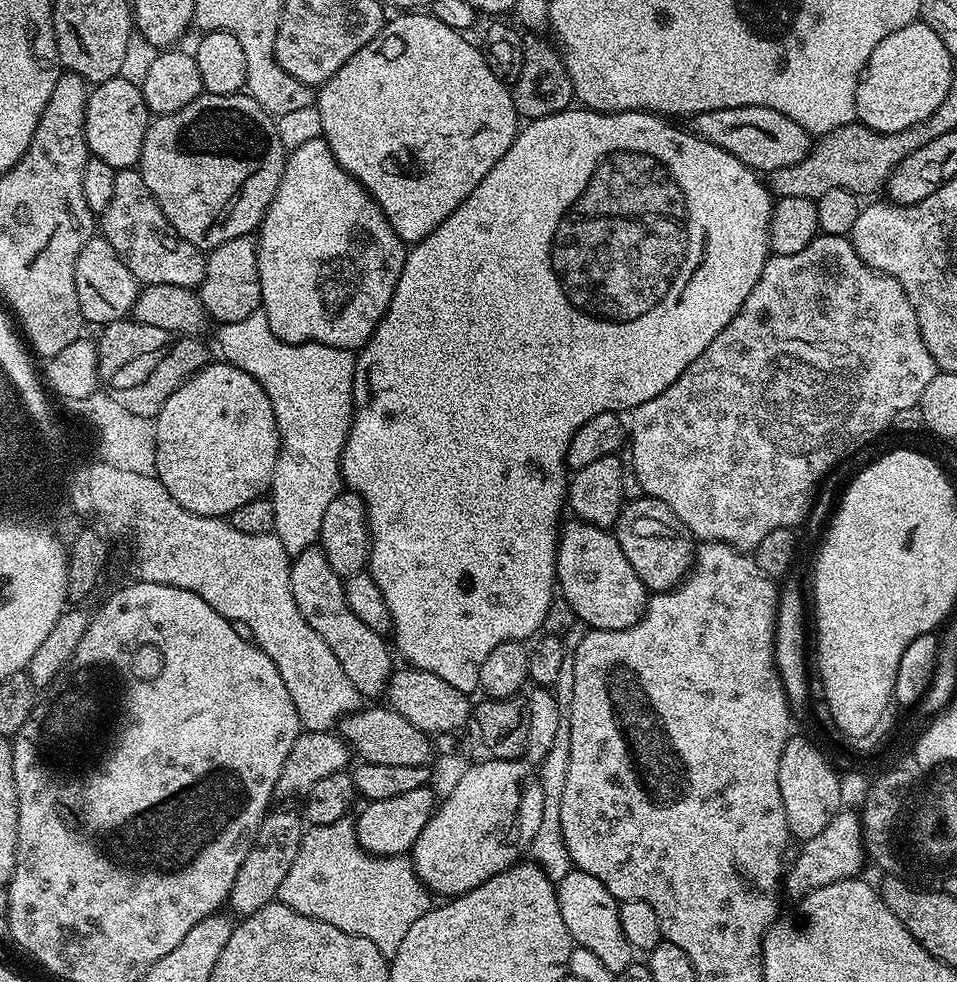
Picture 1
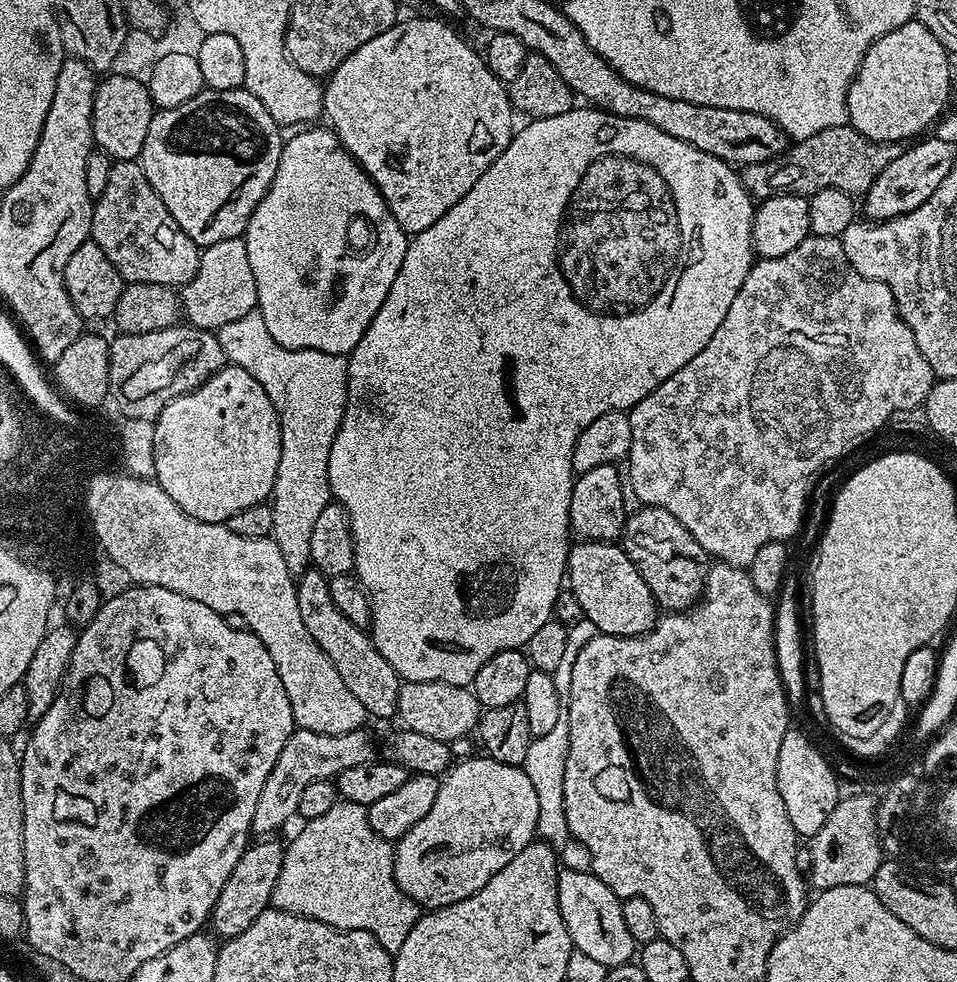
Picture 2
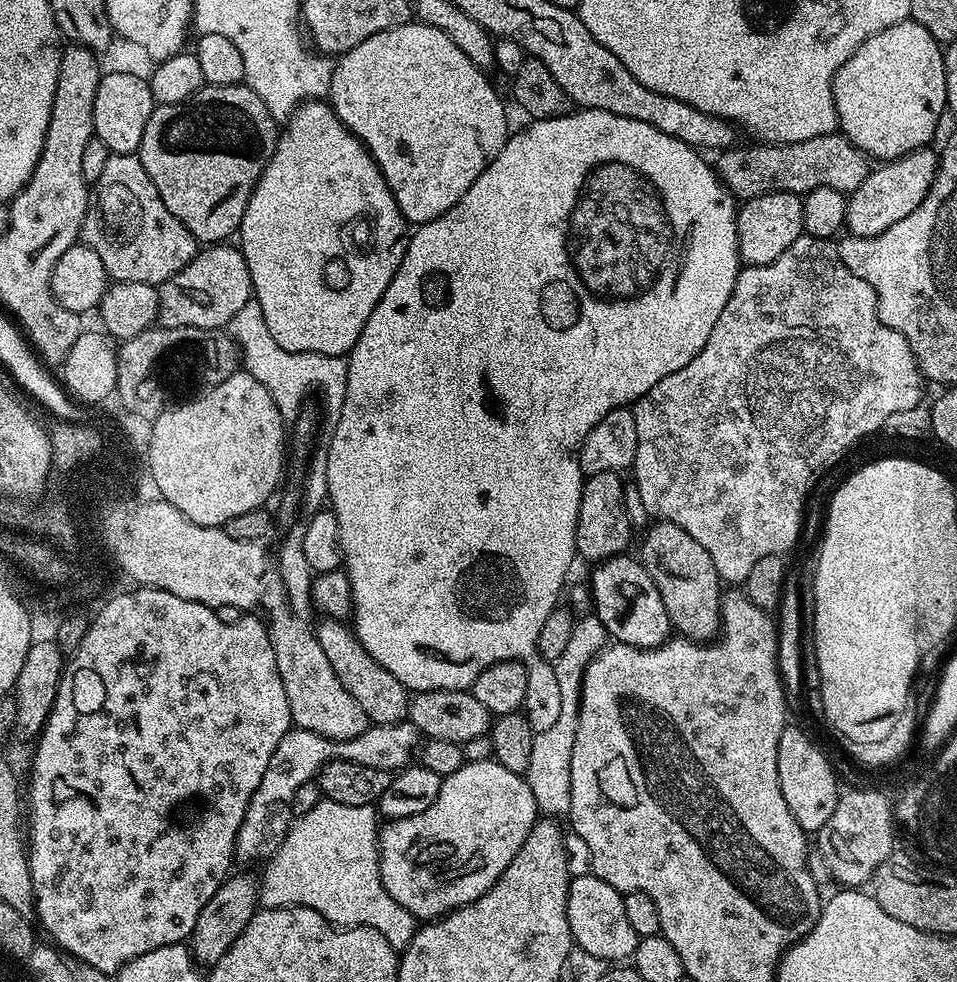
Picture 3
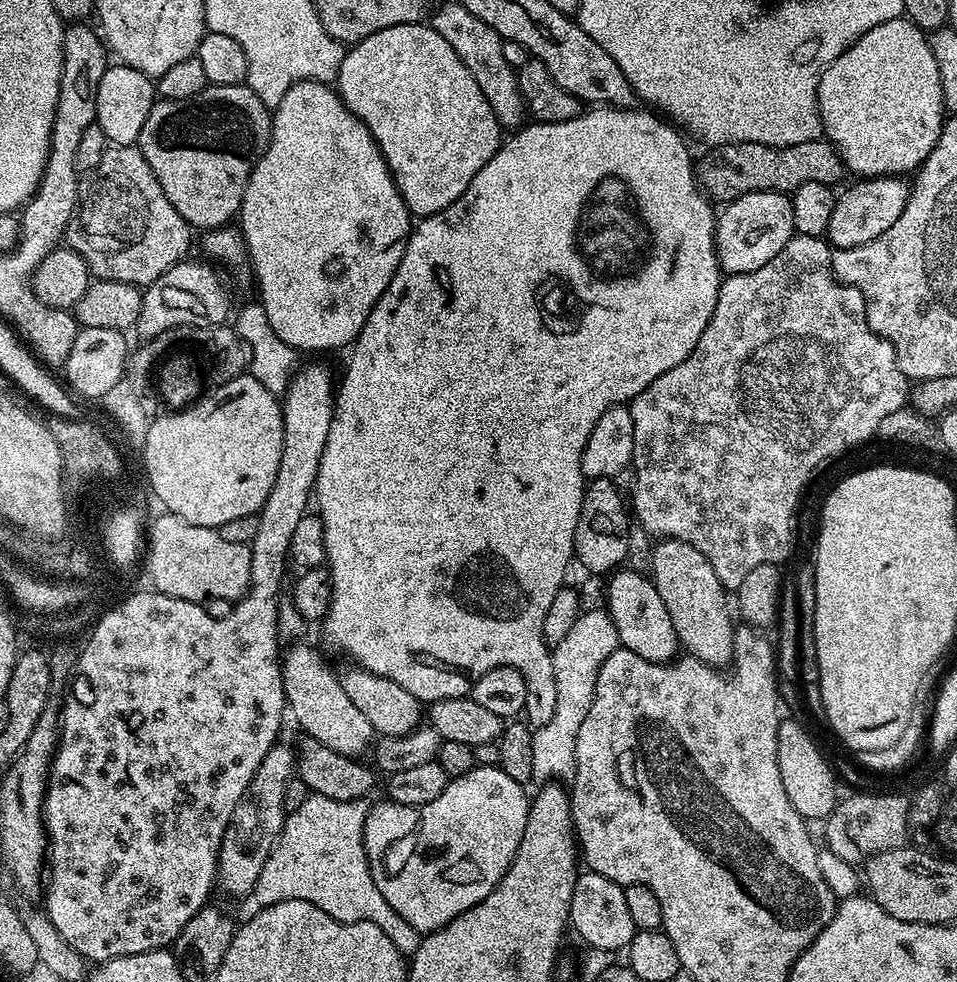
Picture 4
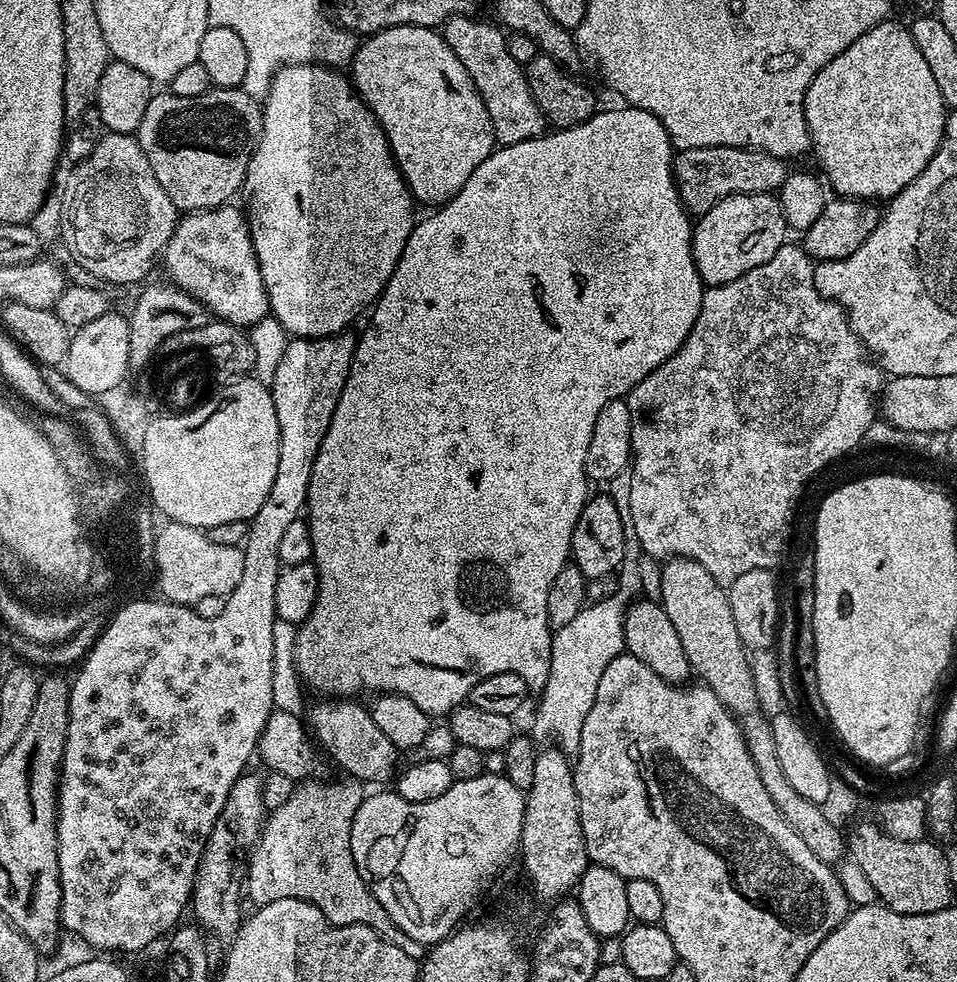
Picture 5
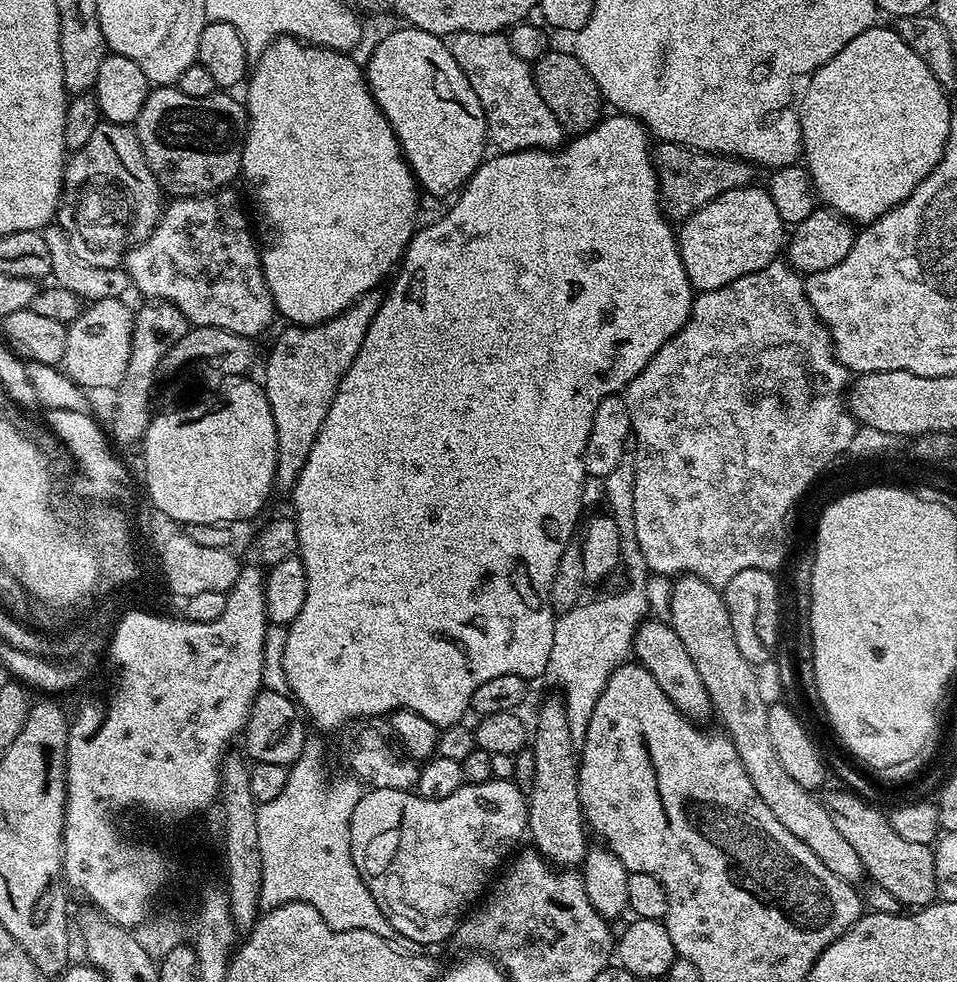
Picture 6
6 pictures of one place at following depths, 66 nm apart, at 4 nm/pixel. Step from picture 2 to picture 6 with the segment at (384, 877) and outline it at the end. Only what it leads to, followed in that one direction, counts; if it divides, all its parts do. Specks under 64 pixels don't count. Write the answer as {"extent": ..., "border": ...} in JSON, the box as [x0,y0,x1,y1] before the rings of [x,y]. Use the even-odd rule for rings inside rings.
{"extent":[256,728,425,956],"border":[[[310,728],[304,733],[302,754],[290,766],[290,771],[287,773],[287,780],[282,792],[278,794],[273,801],[266,801],[261,803],[256,809],[256,821],[258,822],[258,846],[260,847],[260,866],[262,876],[260,878],[260,907],[267,910],[269,908],[277,908],[283,904],[290,902],[302,902],[314,906],[314,910],[318,910],[318,914],[322,914],[322,918],[334,930],[370,930],[374,934],[378,934],[378,938],[389,940],[399,952],[406,954],[414,954],[415,956],[425,955],[425,945],[414,942],[410,938],[406,938],[402,934],[398,934],[398,930],[394,930],[394,926],[390,926],[390,922],[386,918],[386,914],[382,914],[382,910],[378,906],[378,902],[374,902],[374,898],[370,894],[370,890],[364,885],[364,879],[360,876],[358,866],[354,866],[354,858],[350,850],[350,818],[354,814],[354,806],[358,806],[362,795],[362,784],[356,778],[349,778],[350,780],[328,780],[328,772],[325,769],[324,757],[327,756],[325,735],[317,729]]]}

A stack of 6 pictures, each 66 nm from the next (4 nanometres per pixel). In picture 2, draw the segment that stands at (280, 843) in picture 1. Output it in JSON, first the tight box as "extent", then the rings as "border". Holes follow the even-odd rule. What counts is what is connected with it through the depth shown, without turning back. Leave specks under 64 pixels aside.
{"extent":[210,838,285,938],"border":[[[260,838],[249,843],[242,858],[238,858],[238,866],[234,866],[230,878],[226,878],[226,886],[222,886],[222,894],[218,894],[218,902],[214,902],[212,907],[210,928],[217,937],[227,938],[242,934],[242,930],[246,930],[246,926],[250,926],[250,922],[254,922],[258,914],[270,907],[274,882],[282,872],[284,850],[285,845],[279,844],[276,838]]]}

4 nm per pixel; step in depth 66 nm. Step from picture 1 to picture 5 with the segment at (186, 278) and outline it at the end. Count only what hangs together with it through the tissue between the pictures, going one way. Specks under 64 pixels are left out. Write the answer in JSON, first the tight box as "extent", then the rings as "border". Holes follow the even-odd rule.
{"extent":[60,131,178,285],"border":[[[105,131],[94,150],[90,150],[82,163],[71,165],[70,171],[72,173],[64,184],[64,201],[60,204],[60,236],[65,246],[87,272],[96,276],[97,281],[105,285],[139,285],[139,280],[151,270],[152,259],[155,256],[157,259],[170,242],[178,219],[178,209],[170,194],[162,190],[158,178],[154,178],[154,170],[150,170],[140,141],[127,132]]]}

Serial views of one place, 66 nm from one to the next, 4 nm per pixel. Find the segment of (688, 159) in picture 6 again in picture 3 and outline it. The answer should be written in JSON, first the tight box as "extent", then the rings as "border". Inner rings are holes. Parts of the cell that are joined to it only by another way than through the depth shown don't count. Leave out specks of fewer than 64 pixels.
{"extent":[714,131,870,201],"border":[[[839,131],[822,134],[818,138],[806,138],[806,142],[752,143],[756,144],[749,148],[725,148],[717,155],[720,157],[714,160],[716,175],[728,187],[729,192],[741,201],[775,192],[803,194],[822,186],[851,194],[858,186],[862,186],[870,171],[870,157]]]}

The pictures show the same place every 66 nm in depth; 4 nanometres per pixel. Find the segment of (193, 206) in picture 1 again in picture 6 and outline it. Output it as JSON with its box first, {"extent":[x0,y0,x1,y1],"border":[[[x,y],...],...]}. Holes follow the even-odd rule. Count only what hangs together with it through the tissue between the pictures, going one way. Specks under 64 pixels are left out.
{"extent":[134,86,248,197],"border":[[[156,86],[148,93],[134,131],[154,178],[169,197],[205,196],[207,192],[227,189],[231,185],[228,183],[241,175],[244,137],[248,131],[248,109],[224,90],[214,91],[206,98],[190,98],[190,94],[182,94],[179,87]]]}

